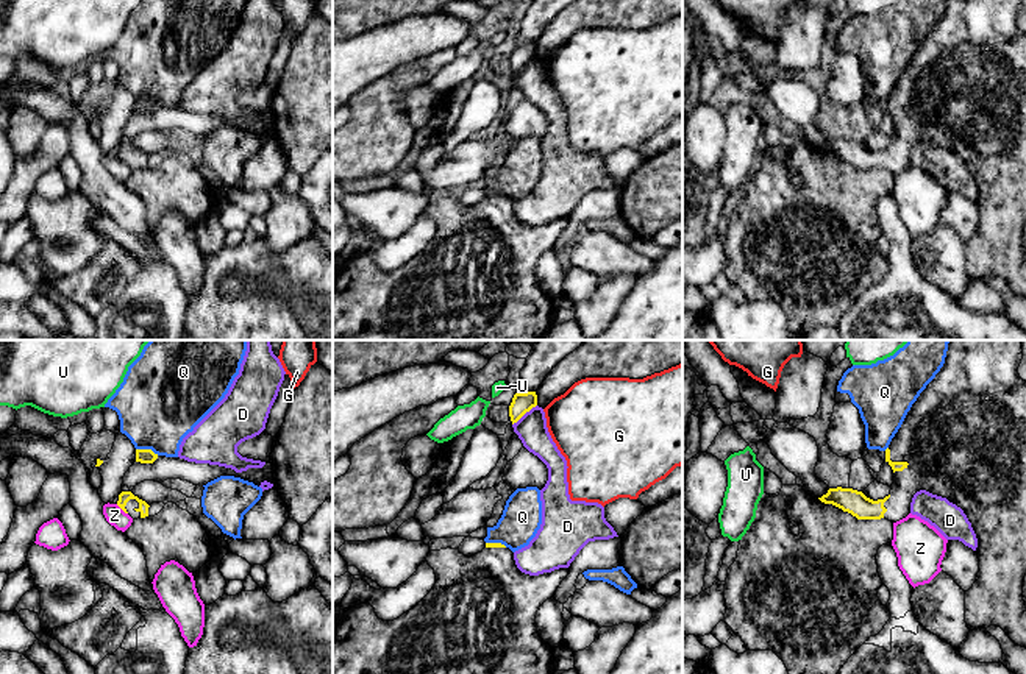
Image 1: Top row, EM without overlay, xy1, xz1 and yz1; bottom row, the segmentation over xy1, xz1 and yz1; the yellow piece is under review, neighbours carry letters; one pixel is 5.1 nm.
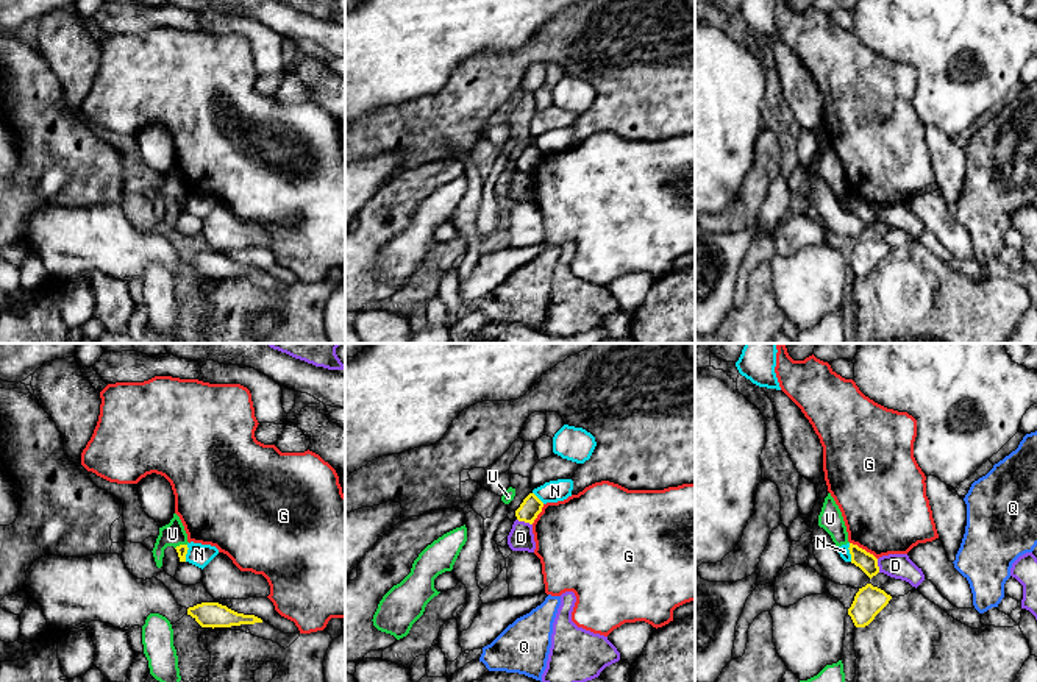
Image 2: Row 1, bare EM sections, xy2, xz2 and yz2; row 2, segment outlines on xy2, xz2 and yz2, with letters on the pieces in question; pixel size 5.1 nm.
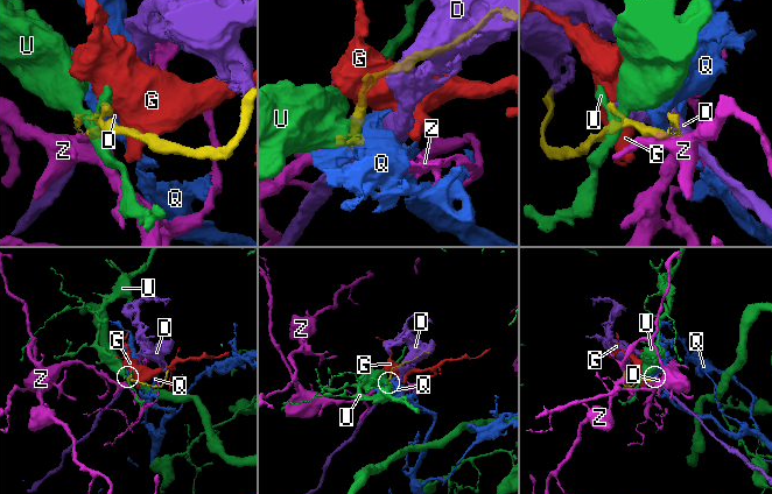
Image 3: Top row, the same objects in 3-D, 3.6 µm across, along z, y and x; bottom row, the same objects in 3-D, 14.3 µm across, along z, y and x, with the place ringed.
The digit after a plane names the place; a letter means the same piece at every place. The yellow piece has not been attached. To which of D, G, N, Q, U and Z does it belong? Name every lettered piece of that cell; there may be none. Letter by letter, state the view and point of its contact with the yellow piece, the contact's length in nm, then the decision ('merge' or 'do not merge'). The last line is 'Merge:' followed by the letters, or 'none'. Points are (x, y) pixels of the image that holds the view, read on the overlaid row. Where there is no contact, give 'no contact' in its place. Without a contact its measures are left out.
D: xz1 (523, 414) | 170 nm | do not merge
G: yz2 (864, 550) | 170 nm | do not merge
N: yz2 (850, 553) | 100 nm | do not merge
Q: xy1 (147, 450) | 120 nm | do not merge
U: xy2 (180, 545) | 70 nm | do not merge
Z: xy1 (122, 509) | 80 nm | do not merge
Merge: none

